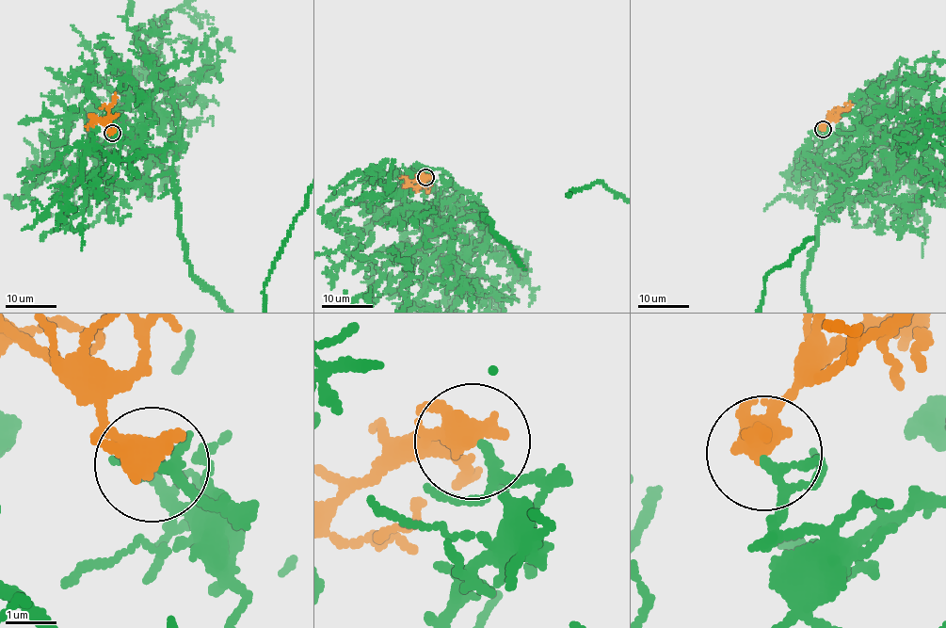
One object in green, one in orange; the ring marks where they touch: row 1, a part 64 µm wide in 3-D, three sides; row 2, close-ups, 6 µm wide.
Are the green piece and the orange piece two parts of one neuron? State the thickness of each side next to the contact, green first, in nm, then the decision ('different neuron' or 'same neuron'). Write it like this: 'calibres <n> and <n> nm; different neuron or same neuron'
calibres 120 and 600 nm; same neuron

